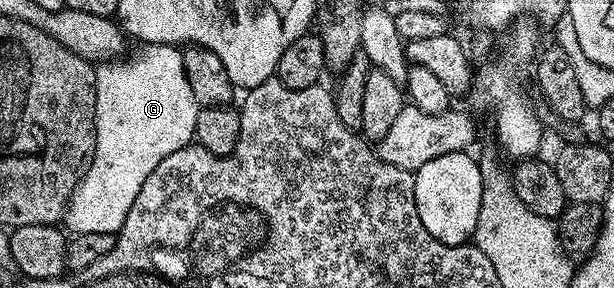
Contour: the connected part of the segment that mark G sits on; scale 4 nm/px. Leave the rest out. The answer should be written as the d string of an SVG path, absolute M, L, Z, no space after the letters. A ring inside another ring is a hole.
M157 44L144 47L142 50L144 52L140 56L133 57L132 60L103 62L95 69L97 146L89 170L83 175L83 180L72 194L71 201L67 203L65 224L68 229L71 227L72 233L118 233L129 214L129 206L133 206L133 198L137 198L145 178L149 178L153 169L162 160L169 158L169 154L192 143L200 106L197 98L193 98L193 90L185 74L182 51L174 44Z

